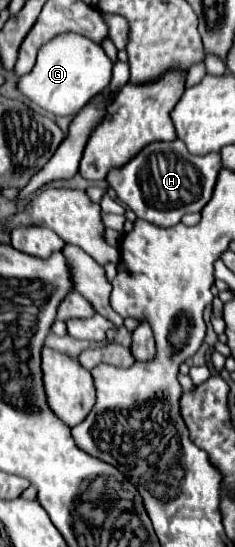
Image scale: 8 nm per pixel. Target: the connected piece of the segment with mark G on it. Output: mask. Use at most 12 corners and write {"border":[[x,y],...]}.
{"border":[[63,33],[39,49],[17,89],[57,117],[109,85],[113,63]]}

